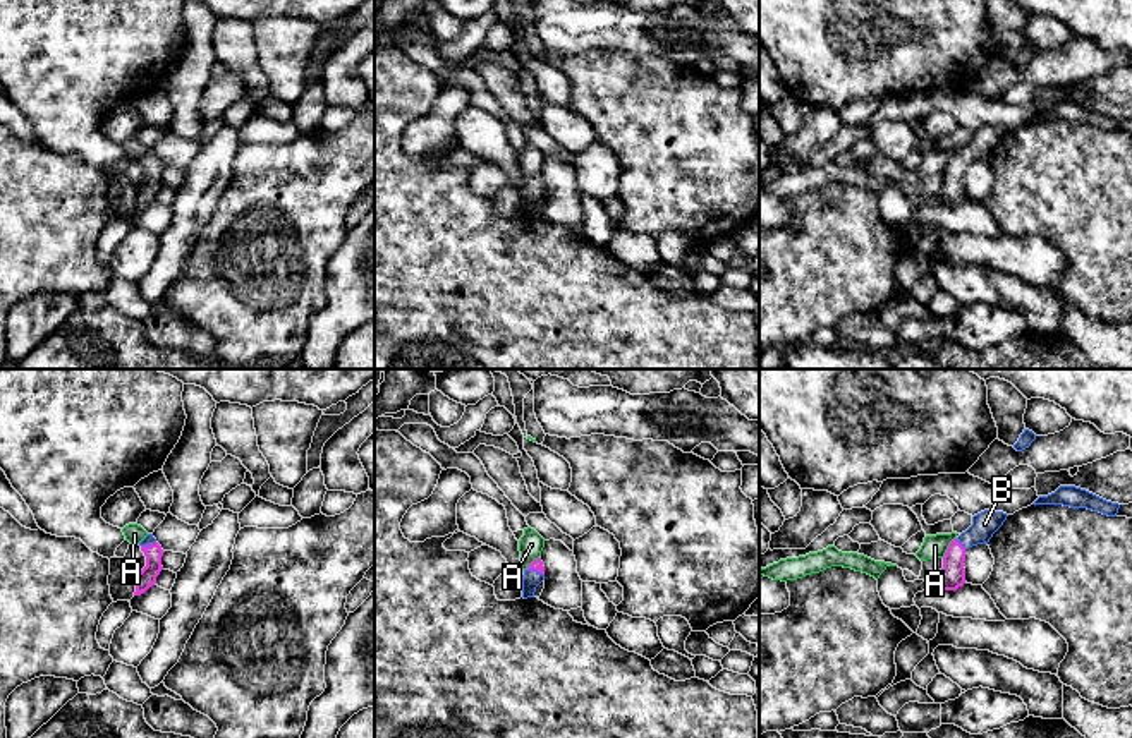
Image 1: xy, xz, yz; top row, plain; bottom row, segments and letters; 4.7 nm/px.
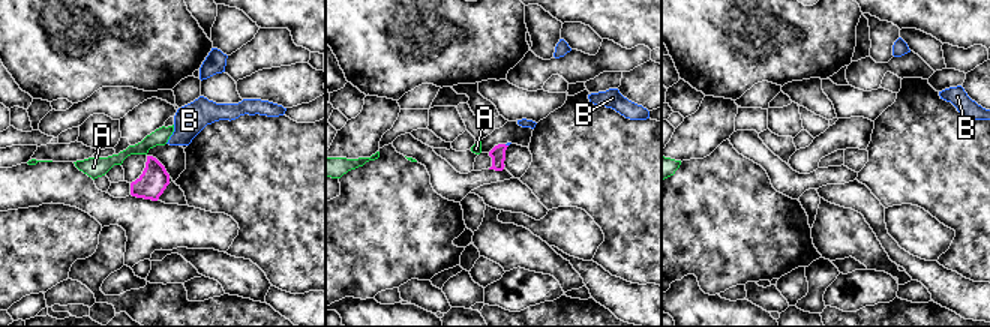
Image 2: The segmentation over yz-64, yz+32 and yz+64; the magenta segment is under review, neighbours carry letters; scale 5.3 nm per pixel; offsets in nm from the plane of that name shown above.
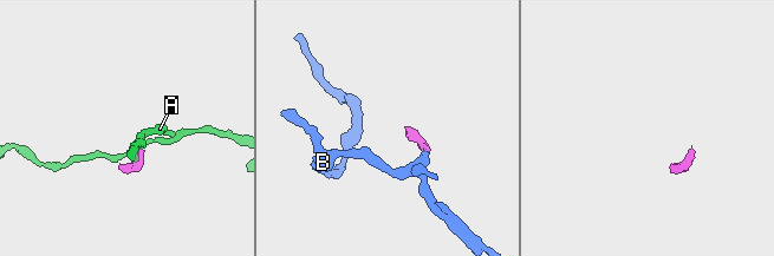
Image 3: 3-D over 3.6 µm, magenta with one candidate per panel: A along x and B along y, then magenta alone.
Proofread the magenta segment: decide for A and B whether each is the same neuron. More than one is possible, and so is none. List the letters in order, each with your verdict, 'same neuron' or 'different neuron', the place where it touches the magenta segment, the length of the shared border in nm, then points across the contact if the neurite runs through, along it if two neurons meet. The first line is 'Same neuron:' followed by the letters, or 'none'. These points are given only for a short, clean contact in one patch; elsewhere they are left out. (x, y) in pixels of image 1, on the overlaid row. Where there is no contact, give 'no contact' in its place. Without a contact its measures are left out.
Same neuron: B
A: different neuron; contact yz (949, 548); length 120 nm; border yz (955, 538), (942, 556)
B: same neuron; contact yz (959, 543); length 70 nm; way yz (952, 575), (959, 543), (971, 538), (985, 524)

